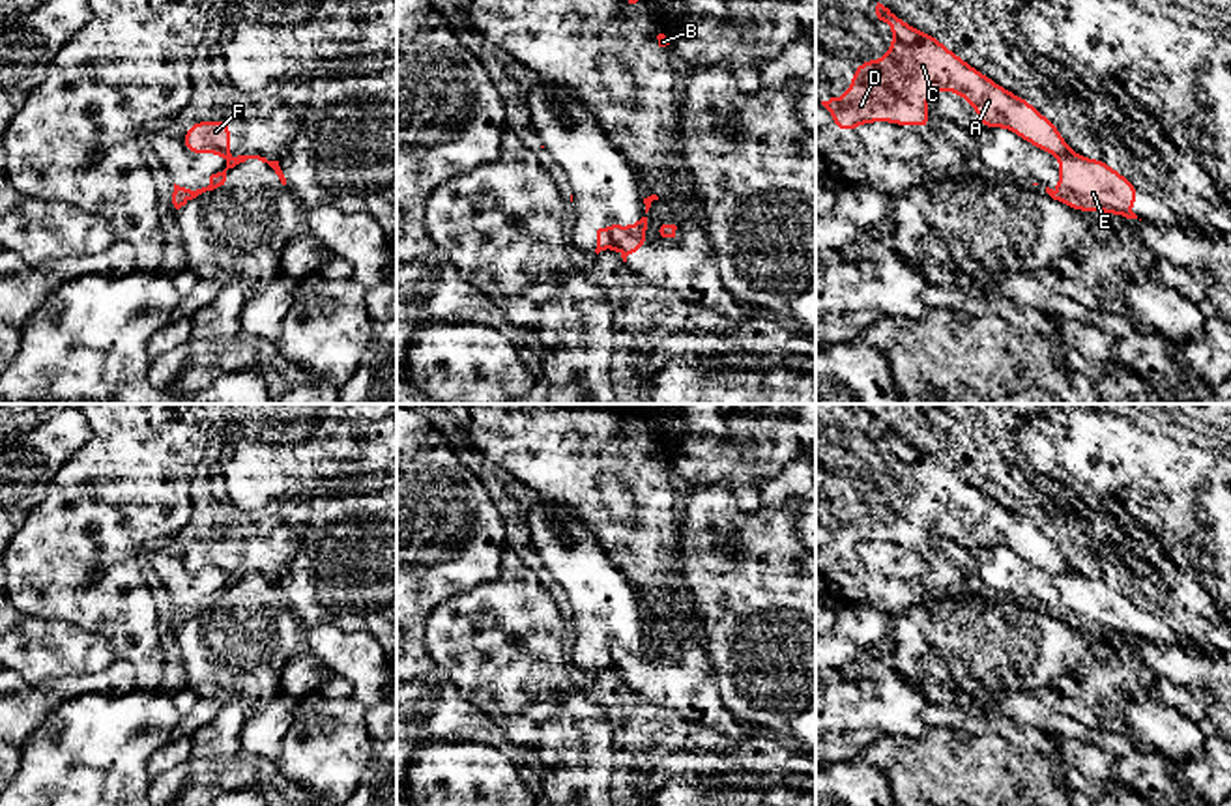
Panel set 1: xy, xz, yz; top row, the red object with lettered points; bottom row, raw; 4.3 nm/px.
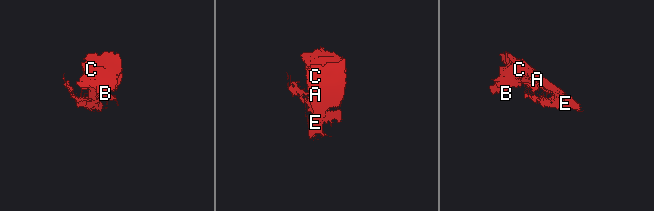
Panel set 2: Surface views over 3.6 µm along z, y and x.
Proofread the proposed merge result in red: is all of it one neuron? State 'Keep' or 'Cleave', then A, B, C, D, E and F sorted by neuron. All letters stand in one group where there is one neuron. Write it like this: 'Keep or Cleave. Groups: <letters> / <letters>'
Cleave. Groups: A B C D F / E

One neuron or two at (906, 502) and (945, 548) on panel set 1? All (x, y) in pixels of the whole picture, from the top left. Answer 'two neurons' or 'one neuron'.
two neurons

